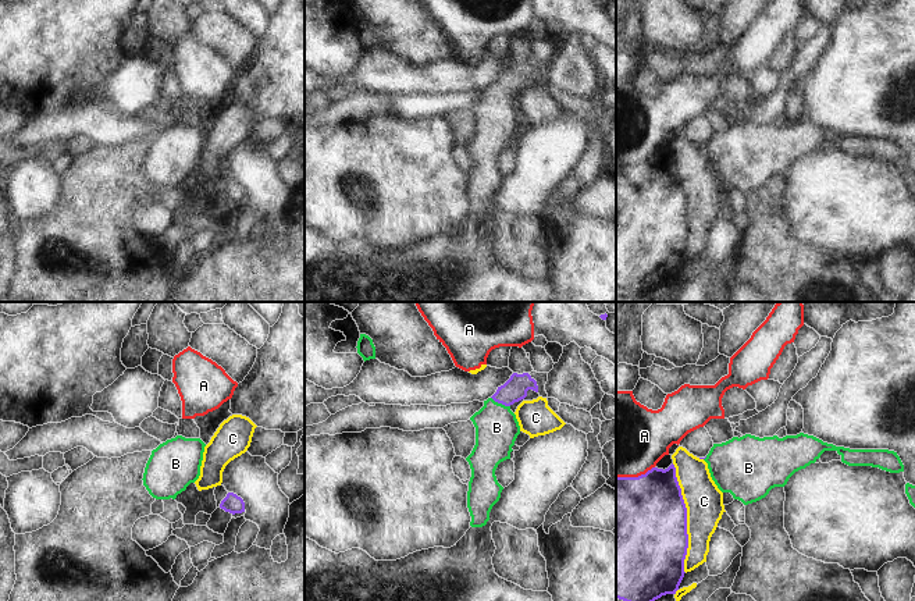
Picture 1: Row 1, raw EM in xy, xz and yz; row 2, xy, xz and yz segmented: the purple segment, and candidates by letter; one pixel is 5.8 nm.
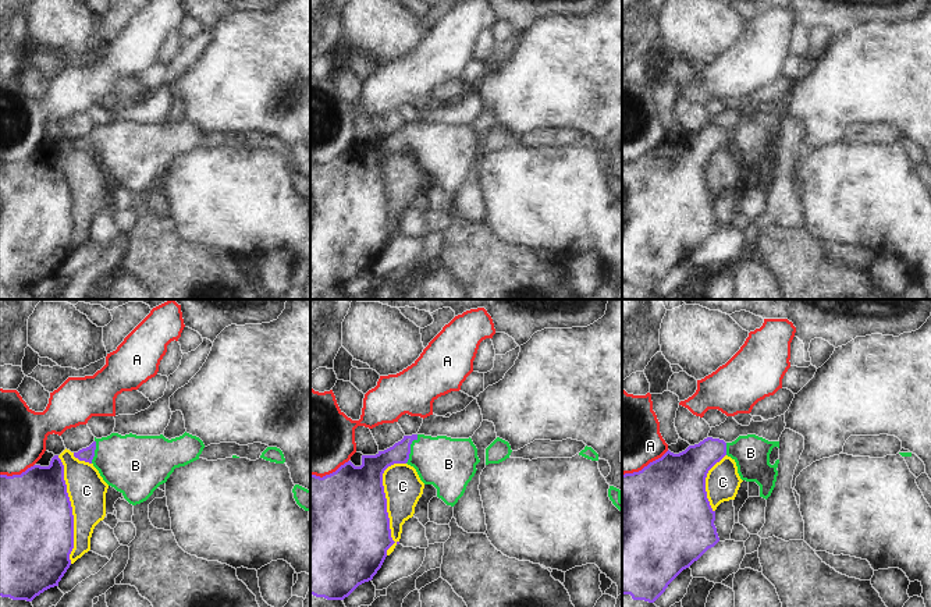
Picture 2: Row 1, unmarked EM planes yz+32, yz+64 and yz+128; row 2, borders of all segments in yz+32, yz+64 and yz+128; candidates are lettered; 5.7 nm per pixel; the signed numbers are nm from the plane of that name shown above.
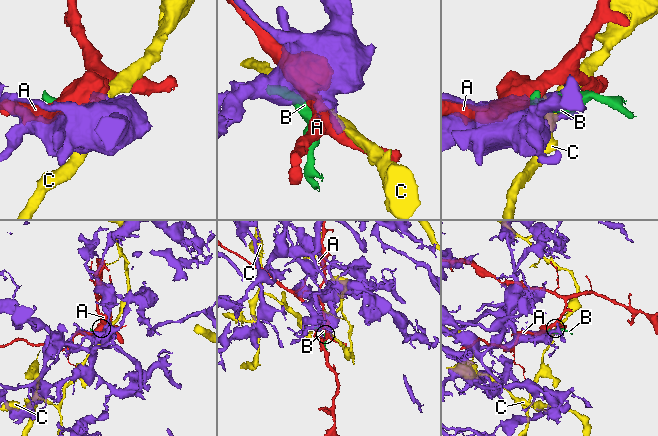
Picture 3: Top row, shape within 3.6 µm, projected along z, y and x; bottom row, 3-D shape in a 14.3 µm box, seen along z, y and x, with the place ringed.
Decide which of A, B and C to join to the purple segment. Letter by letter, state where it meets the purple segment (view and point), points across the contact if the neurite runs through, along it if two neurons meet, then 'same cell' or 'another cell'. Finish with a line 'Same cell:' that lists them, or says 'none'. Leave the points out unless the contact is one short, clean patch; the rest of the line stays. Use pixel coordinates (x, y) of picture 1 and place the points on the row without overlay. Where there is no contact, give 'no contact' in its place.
A: contact yz (634, 166); another cell
B: contact xz (501, 91); way xz (515, 78), (501, 91), (497, 96), (497, 116); same cell
C: contact yz (686, 206); another cell
Same cell: B

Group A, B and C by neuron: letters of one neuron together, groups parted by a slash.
A / B / C

